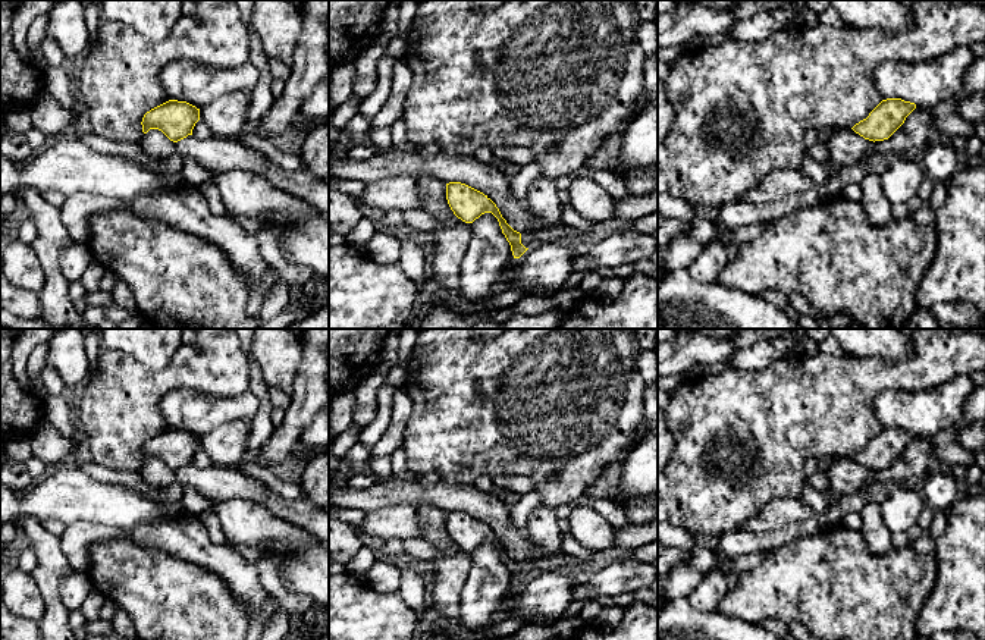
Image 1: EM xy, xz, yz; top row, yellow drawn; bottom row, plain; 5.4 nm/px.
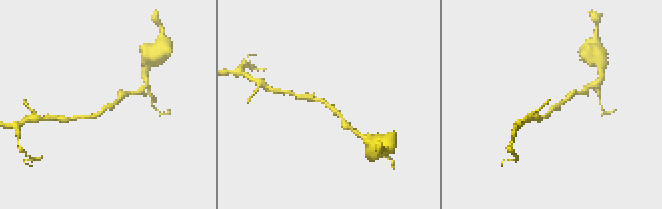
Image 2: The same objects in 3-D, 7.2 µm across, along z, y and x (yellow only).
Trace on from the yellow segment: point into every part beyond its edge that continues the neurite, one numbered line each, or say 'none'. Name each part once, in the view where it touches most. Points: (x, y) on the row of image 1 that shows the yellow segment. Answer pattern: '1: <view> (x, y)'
none

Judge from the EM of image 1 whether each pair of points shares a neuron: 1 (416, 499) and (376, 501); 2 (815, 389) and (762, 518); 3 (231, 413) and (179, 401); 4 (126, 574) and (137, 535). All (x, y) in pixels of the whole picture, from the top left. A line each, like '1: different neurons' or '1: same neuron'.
1: same neuron
2: different neurons
3: same neuron
4: different neurons

